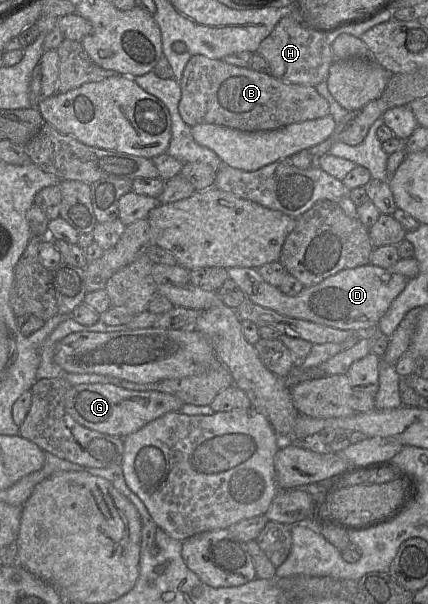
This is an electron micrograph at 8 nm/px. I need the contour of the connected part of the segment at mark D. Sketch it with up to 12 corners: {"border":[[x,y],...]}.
{"border":[[371,263],[288,296],[228,268],[247,299],[341,330],[375,329],[408,279]]}

